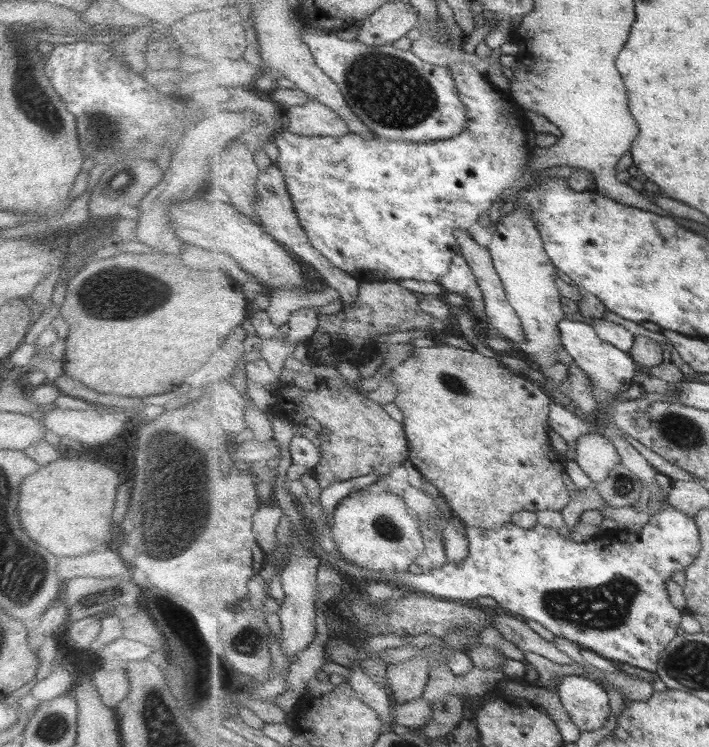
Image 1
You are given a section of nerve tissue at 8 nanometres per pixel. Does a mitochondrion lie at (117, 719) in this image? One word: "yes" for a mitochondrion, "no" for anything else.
no

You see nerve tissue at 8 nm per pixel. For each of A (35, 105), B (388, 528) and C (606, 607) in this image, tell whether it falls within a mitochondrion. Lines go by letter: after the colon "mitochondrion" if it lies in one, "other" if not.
A: mitochondrion
B: mitochondrion
C: mitochondrion

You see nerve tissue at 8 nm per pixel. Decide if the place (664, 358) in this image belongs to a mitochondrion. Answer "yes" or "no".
no

